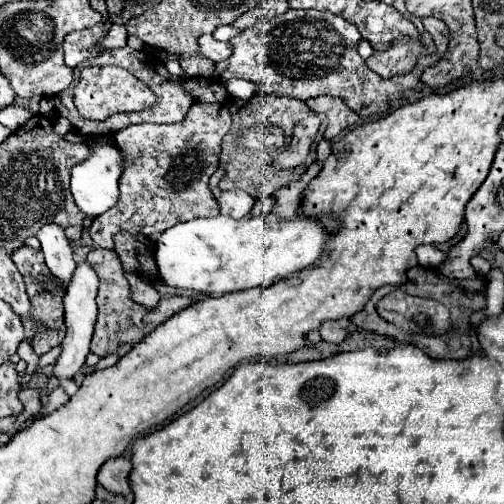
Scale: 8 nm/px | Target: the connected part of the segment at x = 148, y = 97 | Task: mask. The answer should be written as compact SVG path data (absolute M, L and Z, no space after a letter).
M84 67L80 73L80 83L74 87L74 105L86 119L108 119L122 111L140 111L156 101L152 91L144 87L130 71L120 67Z

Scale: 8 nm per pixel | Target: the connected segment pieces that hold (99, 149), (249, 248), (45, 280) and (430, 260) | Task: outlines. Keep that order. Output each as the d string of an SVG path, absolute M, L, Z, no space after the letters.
M98 137L90 155L70 169L70 191L78 209L86 217L98 217L118 201L118 179L122 175L122 157L112 137Z
M226 215L192 219L166 229L156 245L156 269L168 287L190 289L204 295L222 295L252 287L268 287L314 263L328 241L328 235L338 227L330 217L304 219L296 215L288 221L278 221L274 215L232 219Z
M26 245L18 247L12 251L12 261L16 263L18 271L22 273L24 281L26 281L26 291L32 303L32 319L36 323L44 323L48 333L38 333L32 337L30 345L38 355L44 355L46 351L50 351L54 345L58 345L64 339L64 305L62 305L62 297L64 291L60 291L60 287L56 287L56 279L52 279L52 273L48 271L46 263L44 263L44 255L42 251L34 251Z
M420 245L420 247L416 247L416 255L418 255L418 263L422 267L432 267L432 269L440 267L446 261L446 253L438 251L432 245Z

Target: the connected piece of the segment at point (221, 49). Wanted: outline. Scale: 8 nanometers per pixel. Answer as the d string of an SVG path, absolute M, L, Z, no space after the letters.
M202 35L198 39L198 45L200 45L200 53L210 61L222 61L232 51L230 43L220 43L212 35Z

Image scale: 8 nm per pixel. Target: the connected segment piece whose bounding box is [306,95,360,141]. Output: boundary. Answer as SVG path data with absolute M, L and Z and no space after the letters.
M320 95L314 99L308 99L306 105L314 111L314 113L326 113L328 115L328 127L324 131L324 139L334 139L340 133L352 129L358 123L358 115L346 107L346 103L340 97L332 97L332 95Z

